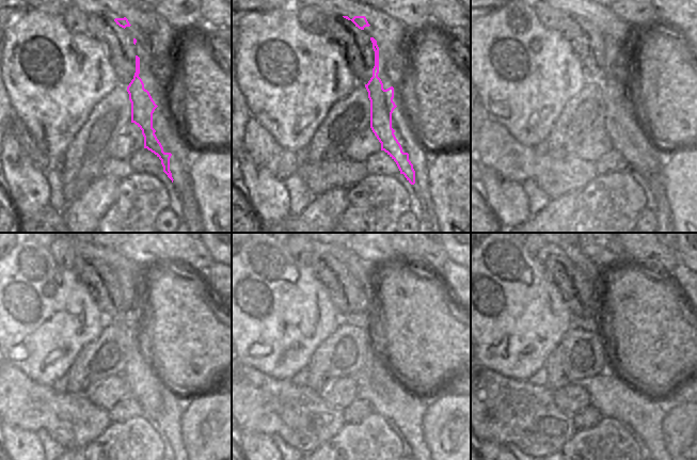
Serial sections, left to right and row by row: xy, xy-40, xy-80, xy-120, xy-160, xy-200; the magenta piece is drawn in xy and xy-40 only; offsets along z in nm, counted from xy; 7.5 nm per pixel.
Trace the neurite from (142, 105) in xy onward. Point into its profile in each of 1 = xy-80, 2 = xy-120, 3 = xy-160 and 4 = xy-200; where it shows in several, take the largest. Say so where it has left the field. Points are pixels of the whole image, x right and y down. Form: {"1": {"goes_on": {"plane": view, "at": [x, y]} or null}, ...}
{"1": {"goes_on": {"plane": "xy-80", "at": [618, 101]}}, "2": {"goes_on": {"plane": "xy-120", "at": [144, 385]}}, "3": {"goes_on": {"plane": "xy-160", "at": [377, 367]}}, "4": {"goes_on": {"plane": "xy-200", "at": [599, 273]}}}

